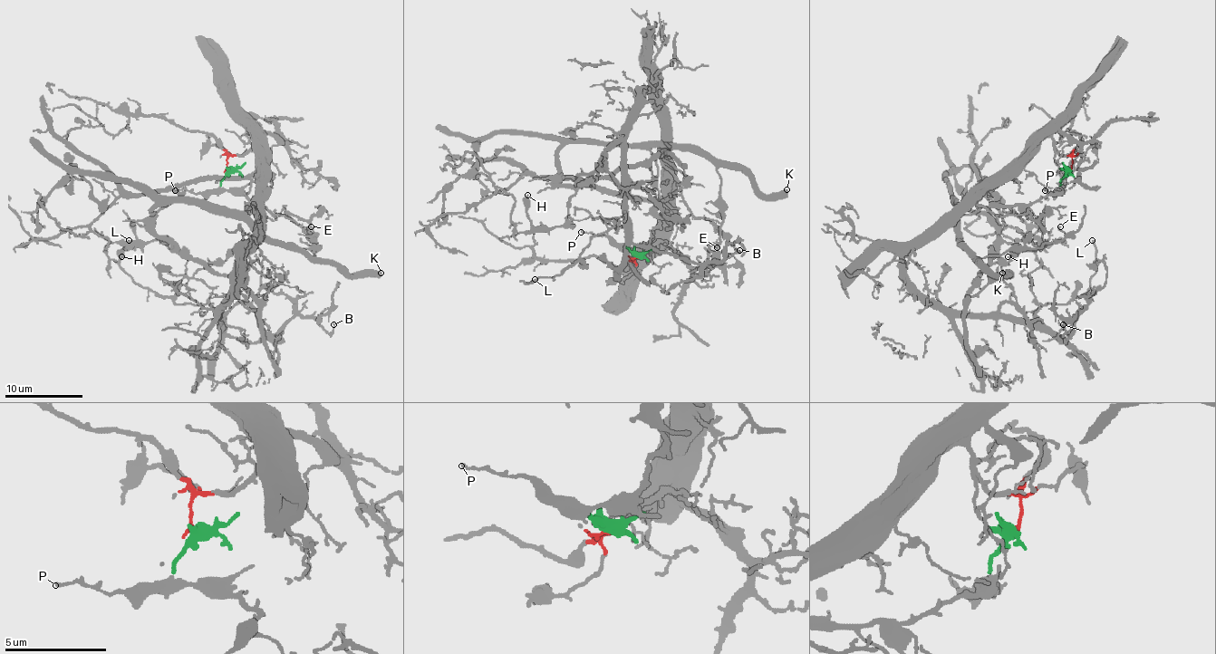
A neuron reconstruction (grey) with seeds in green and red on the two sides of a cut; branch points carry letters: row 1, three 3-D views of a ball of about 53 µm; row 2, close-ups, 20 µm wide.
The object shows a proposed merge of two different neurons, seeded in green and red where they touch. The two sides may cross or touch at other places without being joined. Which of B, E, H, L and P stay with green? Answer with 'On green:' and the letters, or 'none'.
On green: E, H, P

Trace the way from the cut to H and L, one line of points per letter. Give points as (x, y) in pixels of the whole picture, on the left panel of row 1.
H: (231, 169), (221, 185), (253, 201), (246, 215), (161, 203), (153, 230), (168, 242), (134, 242), (122, 257)
L: (231, 169), (227, 158), (256, 137), (256, 245), (219, 320), (207, 304), (138, 284), (120, 265), (128, 240)

